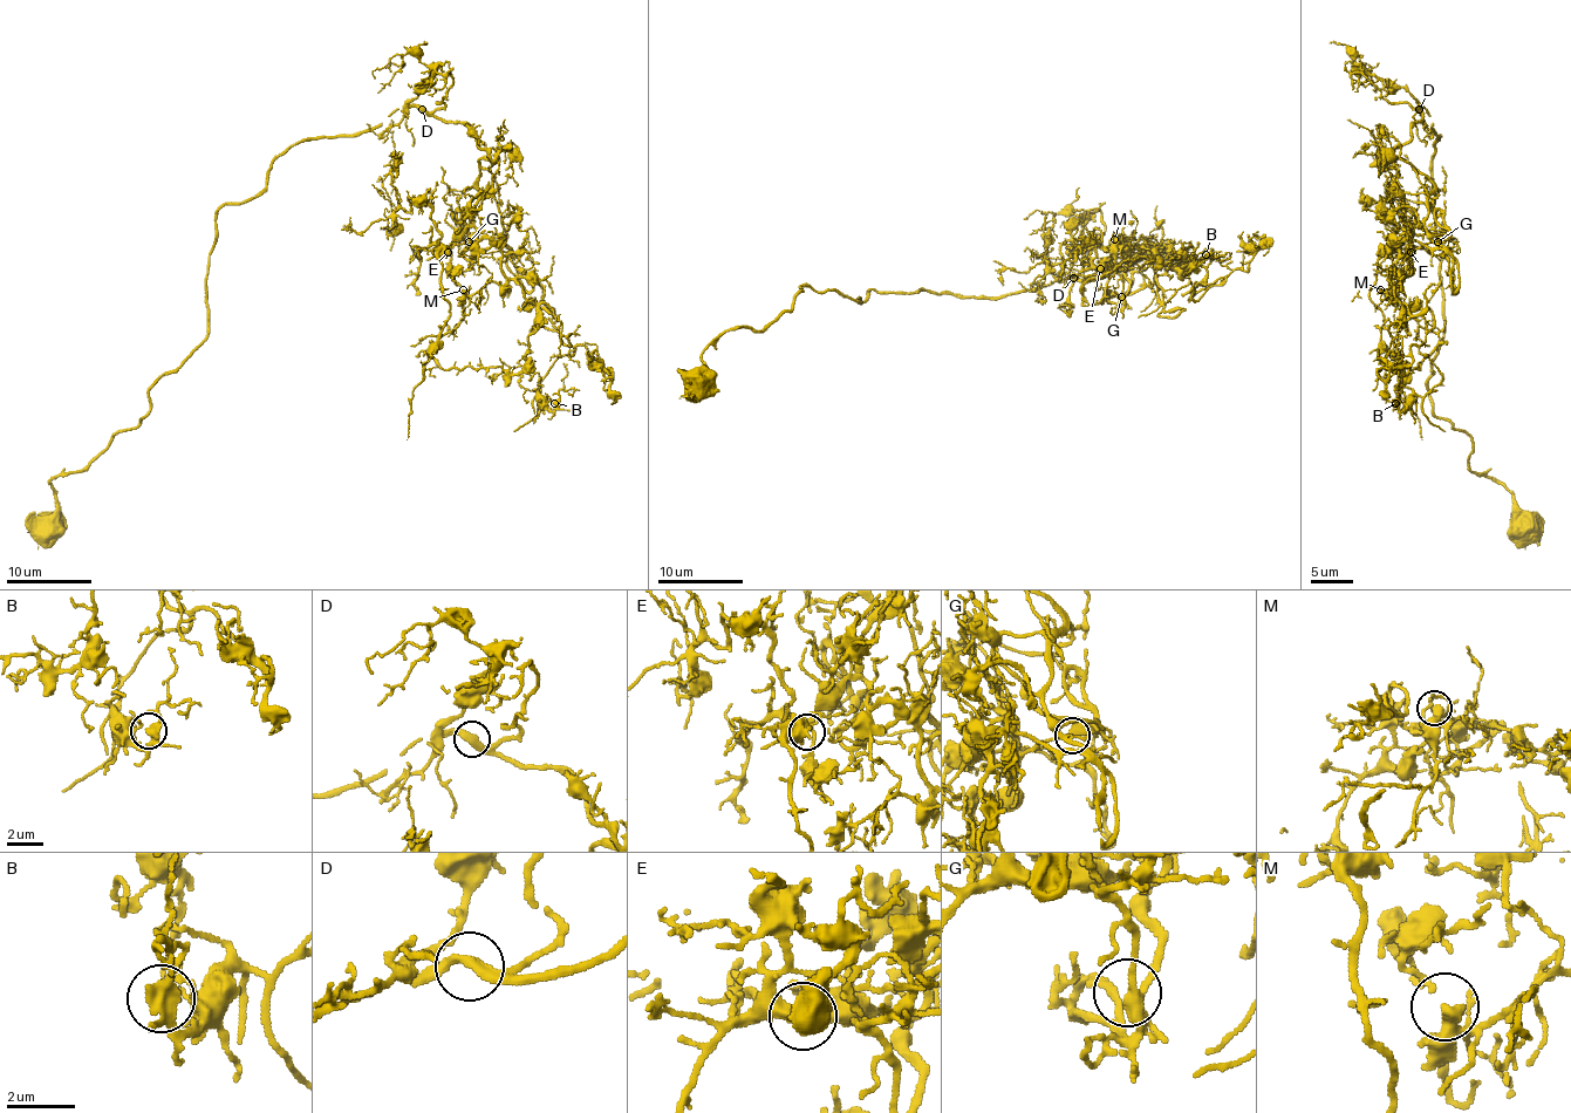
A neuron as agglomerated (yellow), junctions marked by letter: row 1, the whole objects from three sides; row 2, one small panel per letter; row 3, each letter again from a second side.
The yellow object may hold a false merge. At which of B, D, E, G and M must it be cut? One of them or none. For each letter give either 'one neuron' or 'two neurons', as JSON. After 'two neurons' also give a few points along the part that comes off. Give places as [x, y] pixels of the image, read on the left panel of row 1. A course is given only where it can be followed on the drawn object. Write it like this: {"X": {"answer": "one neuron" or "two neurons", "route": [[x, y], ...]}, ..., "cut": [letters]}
{"B": {"answer": "one neuron"}, "D": {"answer": "one neuron"}, "E": {"answer": "one neuron"}, "G": {"answer": "one neuron"}, "M": {"answer": "one neuron"}, "cut": []}

